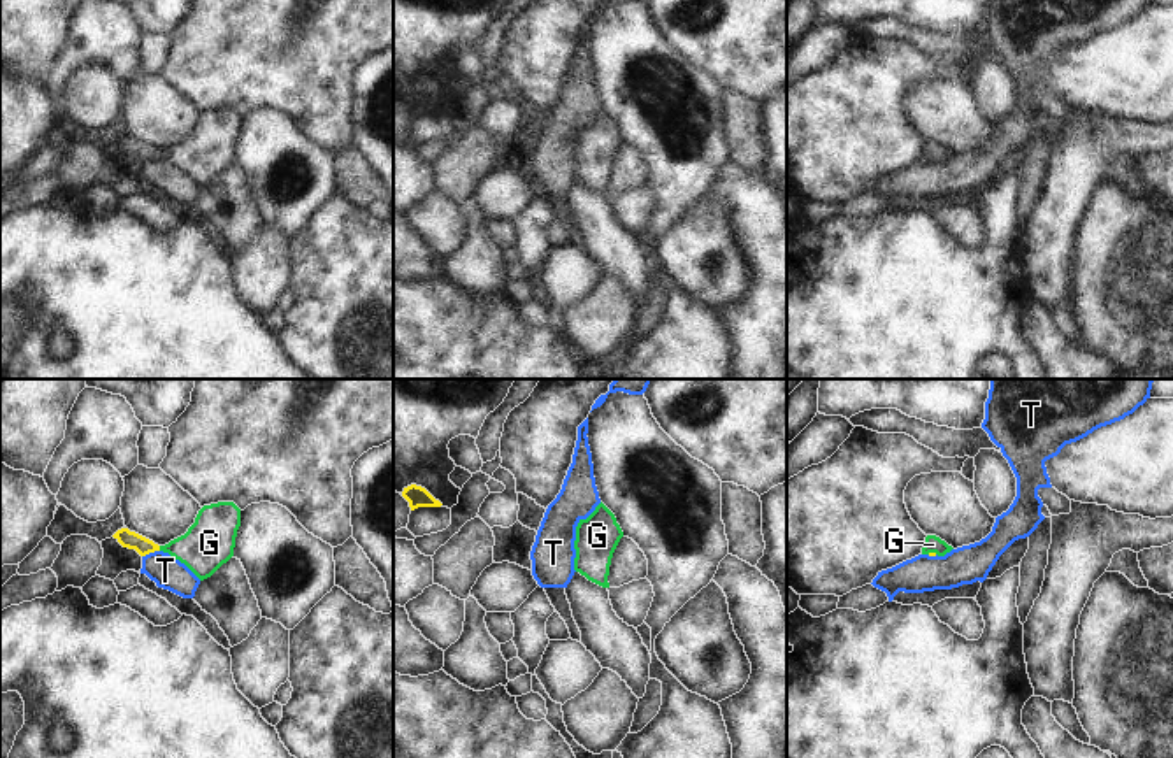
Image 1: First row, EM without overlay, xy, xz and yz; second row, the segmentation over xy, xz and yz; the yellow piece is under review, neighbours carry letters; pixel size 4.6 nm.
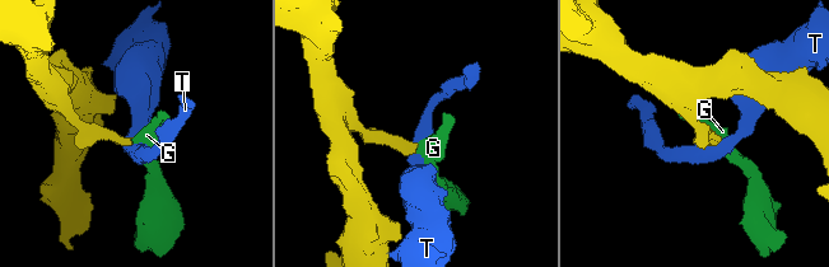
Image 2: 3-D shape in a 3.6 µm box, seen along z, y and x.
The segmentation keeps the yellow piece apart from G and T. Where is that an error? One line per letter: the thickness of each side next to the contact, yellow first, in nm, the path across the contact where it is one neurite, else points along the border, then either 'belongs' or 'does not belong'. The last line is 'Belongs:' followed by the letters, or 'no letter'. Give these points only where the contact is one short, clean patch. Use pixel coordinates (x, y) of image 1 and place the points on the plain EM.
G: 80 nm thick on the yellow side, 220 nm on the other; runs through xy (129, 146), (143, 153), (158, 155), (204, 155), (209, 150); belongs
T: 80 nm thick on the yellow side, 150 nm on the other; border along xy (158, 157), (143, 164); does not belong
Belongs: G

